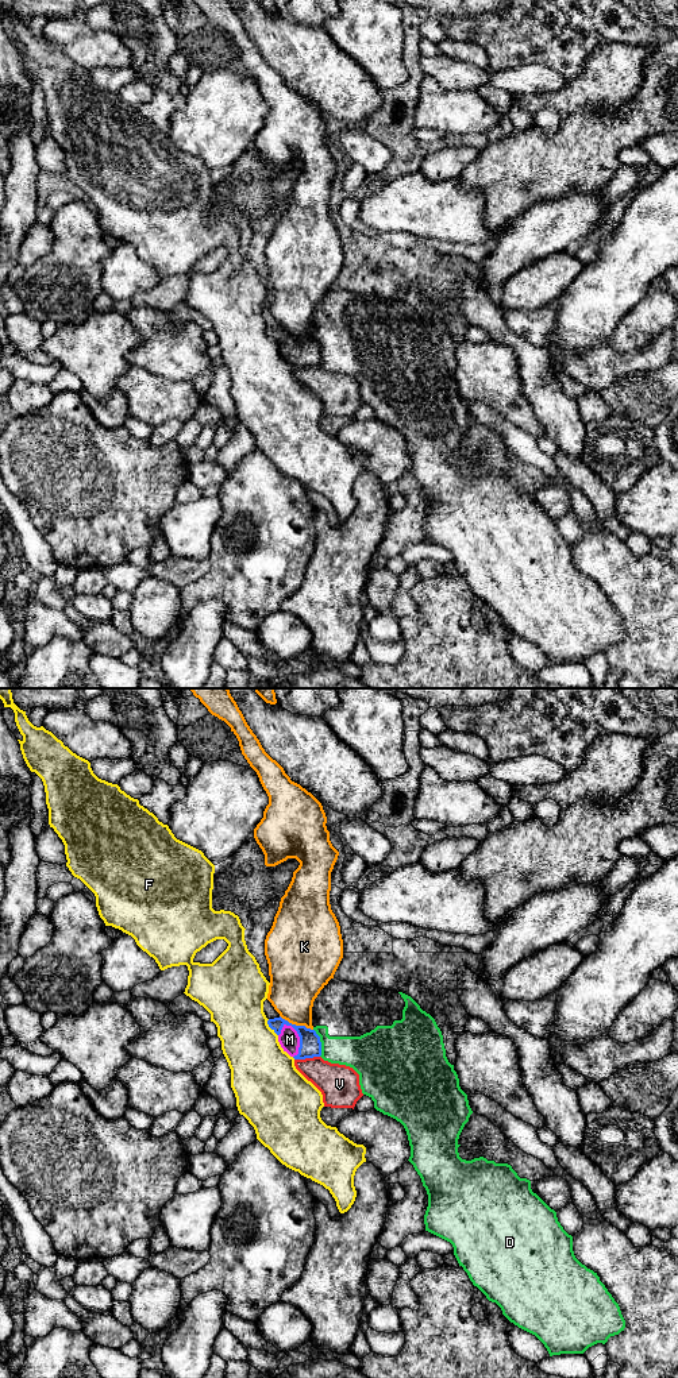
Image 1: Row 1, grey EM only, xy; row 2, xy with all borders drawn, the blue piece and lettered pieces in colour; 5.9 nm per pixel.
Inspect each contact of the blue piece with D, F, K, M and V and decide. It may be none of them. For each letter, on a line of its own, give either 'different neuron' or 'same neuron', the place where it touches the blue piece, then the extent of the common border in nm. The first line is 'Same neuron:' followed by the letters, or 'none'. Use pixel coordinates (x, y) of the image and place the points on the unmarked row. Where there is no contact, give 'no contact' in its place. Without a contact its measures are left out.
Same neuron: M
D: different neuron | xy (320, 351) | 170 nm
F: different neuron | xy (269, 335) | 120 nm
K: different neuron | xy (295, 334) | 220 nm
M: same neuron | xy (300, 347) | 220 nm
V: different neuron | xy (307, 366) | 150 nm

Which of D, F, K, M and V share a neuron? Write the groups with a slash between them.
D / F / K / M / V

